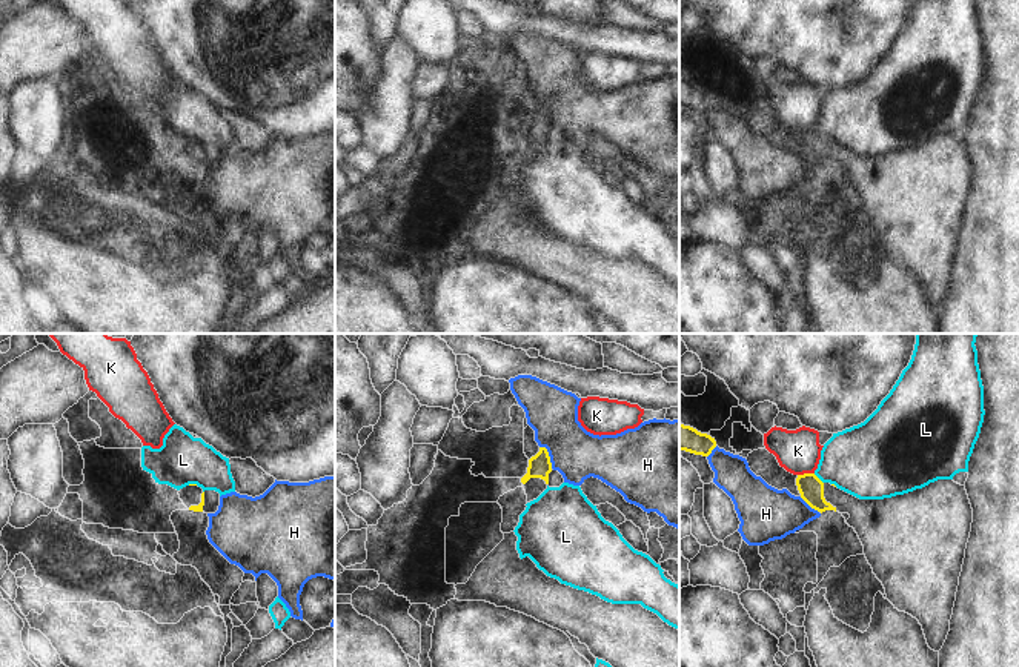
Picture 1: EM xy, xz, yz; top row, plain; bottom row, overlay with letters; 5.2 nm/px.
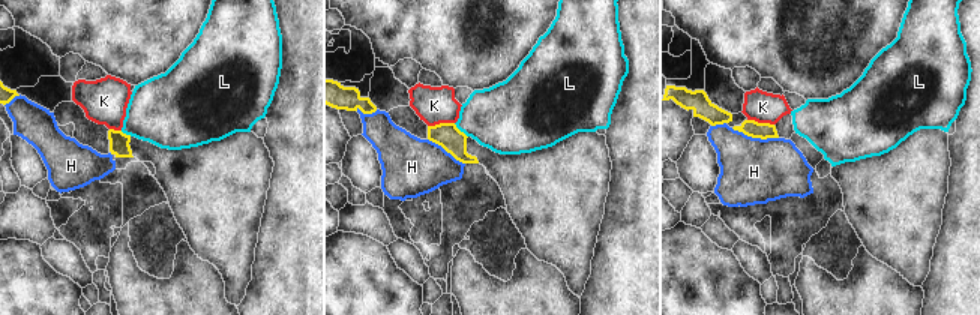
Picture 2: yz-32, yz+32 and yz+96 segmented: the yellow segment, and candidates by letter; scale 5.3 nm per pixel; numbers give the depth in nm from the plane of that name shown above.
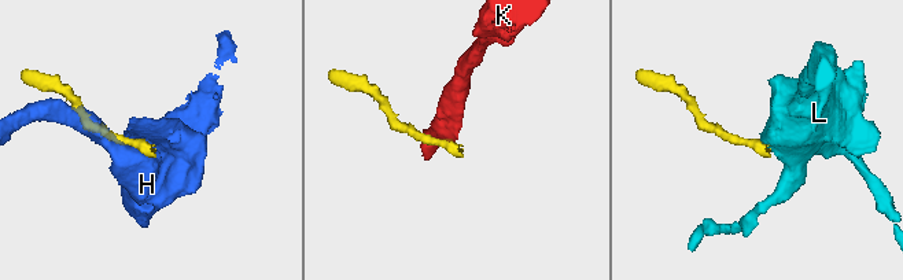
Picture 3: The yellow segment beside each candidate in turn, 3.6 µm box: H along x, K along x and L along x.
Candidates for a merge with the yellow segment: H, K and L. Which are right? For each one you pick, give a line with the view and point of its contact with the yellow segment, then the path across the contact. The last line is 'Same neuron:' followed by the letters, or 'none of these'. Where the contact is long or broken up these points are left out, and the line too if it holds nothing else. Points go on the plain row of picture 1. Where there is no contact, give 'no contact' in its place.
Same neuron: none of these

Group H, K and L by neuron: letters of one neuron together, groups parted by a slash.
H / K / L

